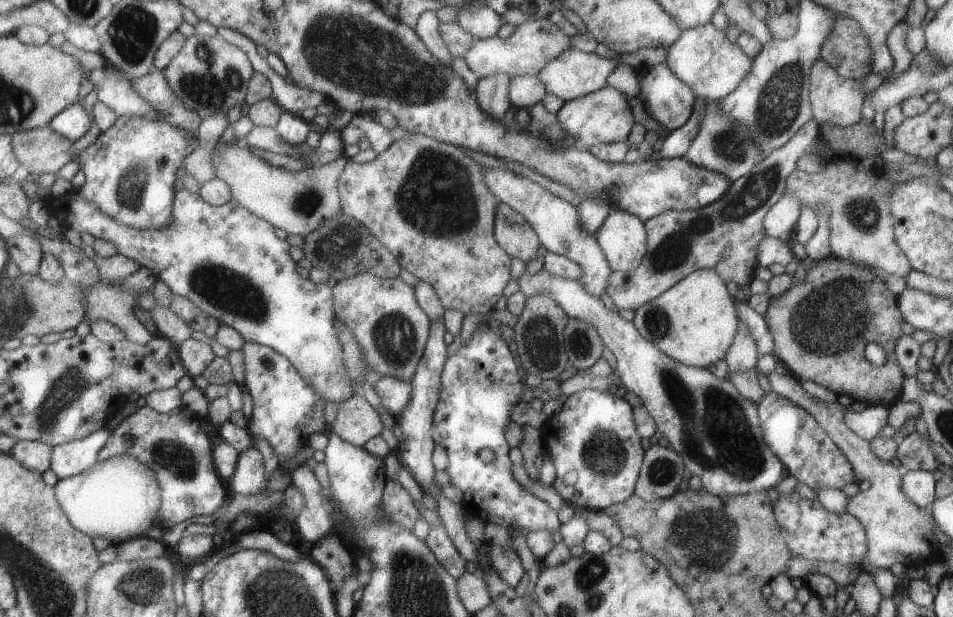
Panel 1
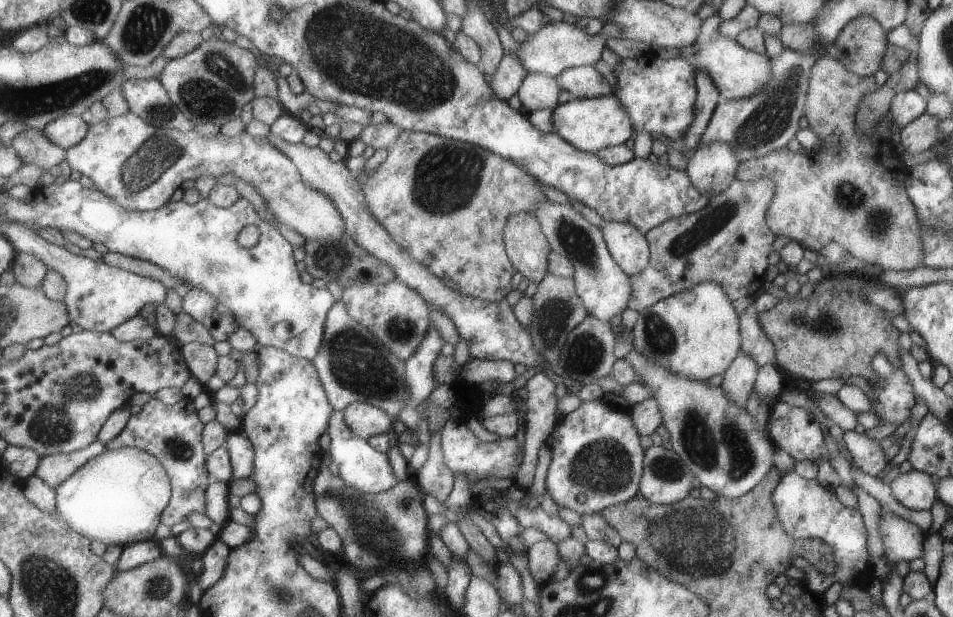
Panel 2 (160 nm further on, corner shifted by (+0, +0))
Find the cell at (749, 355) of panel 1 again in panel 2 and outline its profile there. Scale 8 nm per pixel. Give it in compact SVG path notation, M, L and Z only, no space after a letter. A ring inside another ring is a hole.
M739 351L722 374L720 387L725 396L736 405L746 408L748 398L754 390L757 369L753 359Z

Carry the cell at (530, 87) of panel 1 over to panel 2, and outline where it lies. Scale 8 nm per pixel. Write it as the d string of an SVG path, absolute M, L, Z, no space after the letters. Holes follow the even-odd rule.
M527 73L519 86L517 95L521 109L526 113L541 109L553 110L562 88L555 77L545 73Z

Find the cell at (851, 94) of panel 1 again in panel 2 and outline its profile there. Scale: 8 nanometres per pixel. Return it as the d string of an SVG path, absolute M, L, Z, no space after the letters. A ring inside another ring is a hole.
M827 54L819 55L814 63L811 65L809 78L808 78L808 91L806 101L804 104L804 116L808 120L808 128L821 140L821 145L817 152L810 151L801 147L798 152L791 152L787 147L767 153L764 157L756 159L749 159L741 161L735 171L735 179L740 181L754 181L765 177L771 179L774 184L773 194L765 211L765 218L769 230L774 236L787 237L790 241L797 241L805 249L819 252L821 248L828 242L837 243L843 247L851 256L862 260L864 263L875 264L882 268L882 270L896 270L896 271L910 271L917 267L923 266L922 264L922 238L920 237L920 224L915 214L914 206L911 204L909 197L906 193L907 178L909 168L899 157L899 154L894 148L891 141L891 128L893 128L894 121L890 115L885 115L873 128L872 131L866 135L865 133L859 134L856 131L853 115L856 113L856 106L858 100L866 93L877 90L880 86L875 83L873 75L868 77L860 77L848 71L837 59L831 58Z

